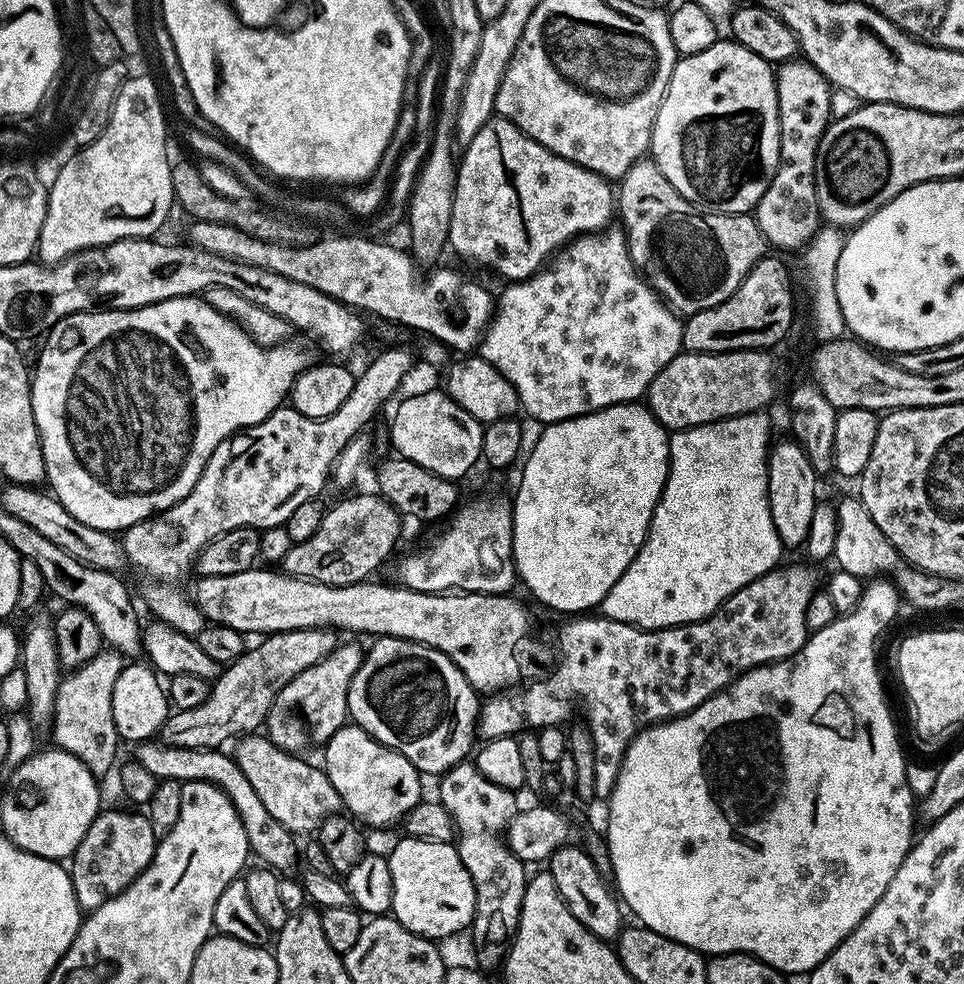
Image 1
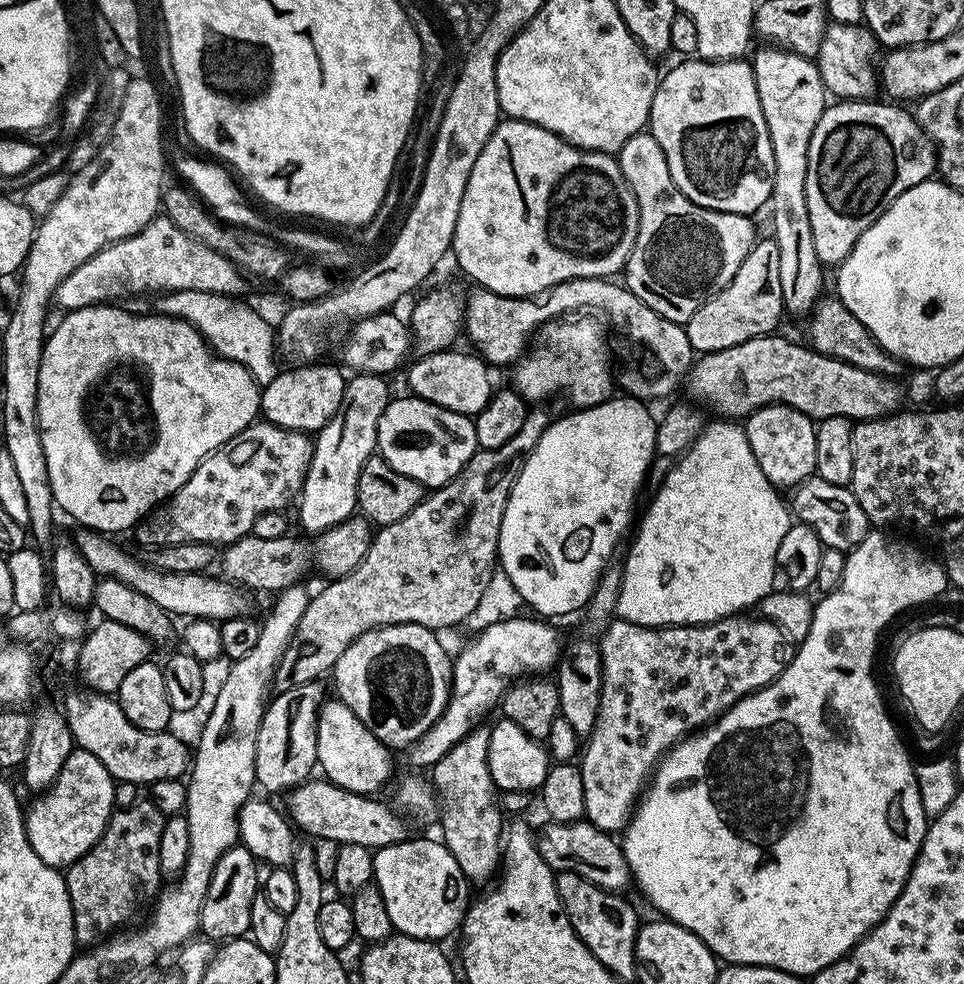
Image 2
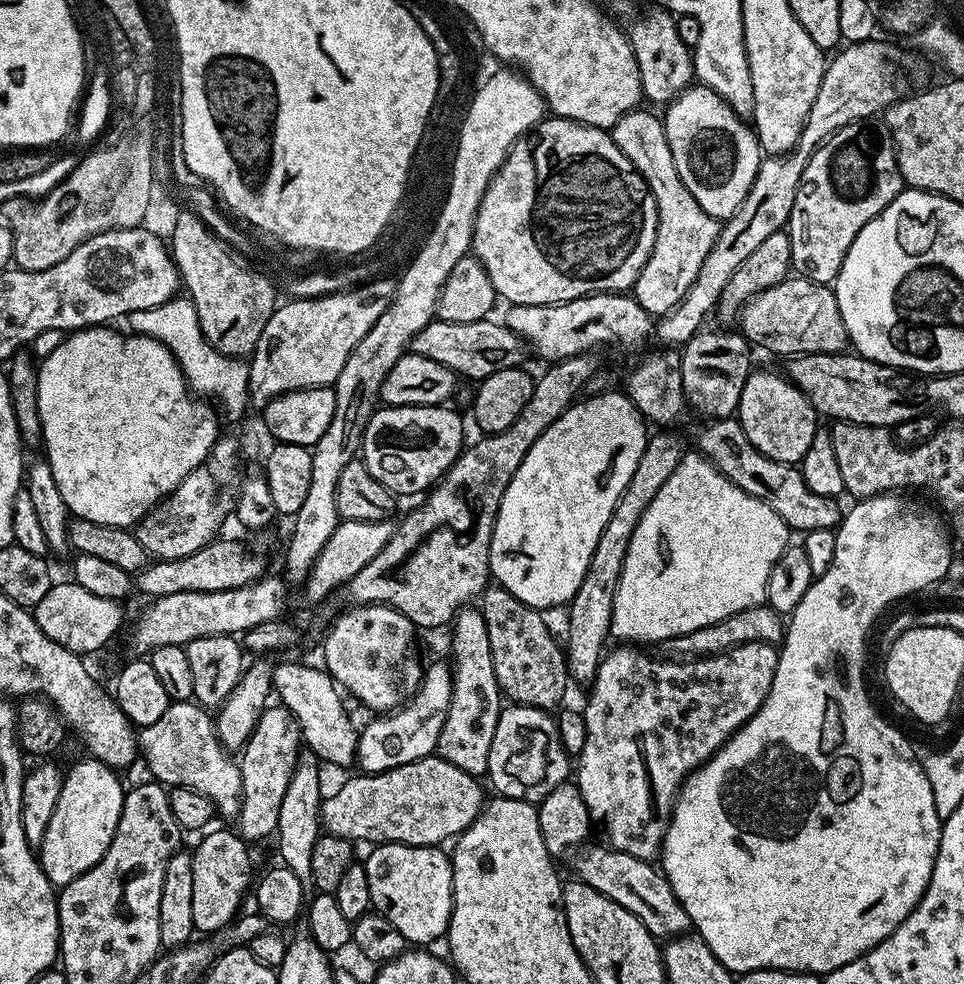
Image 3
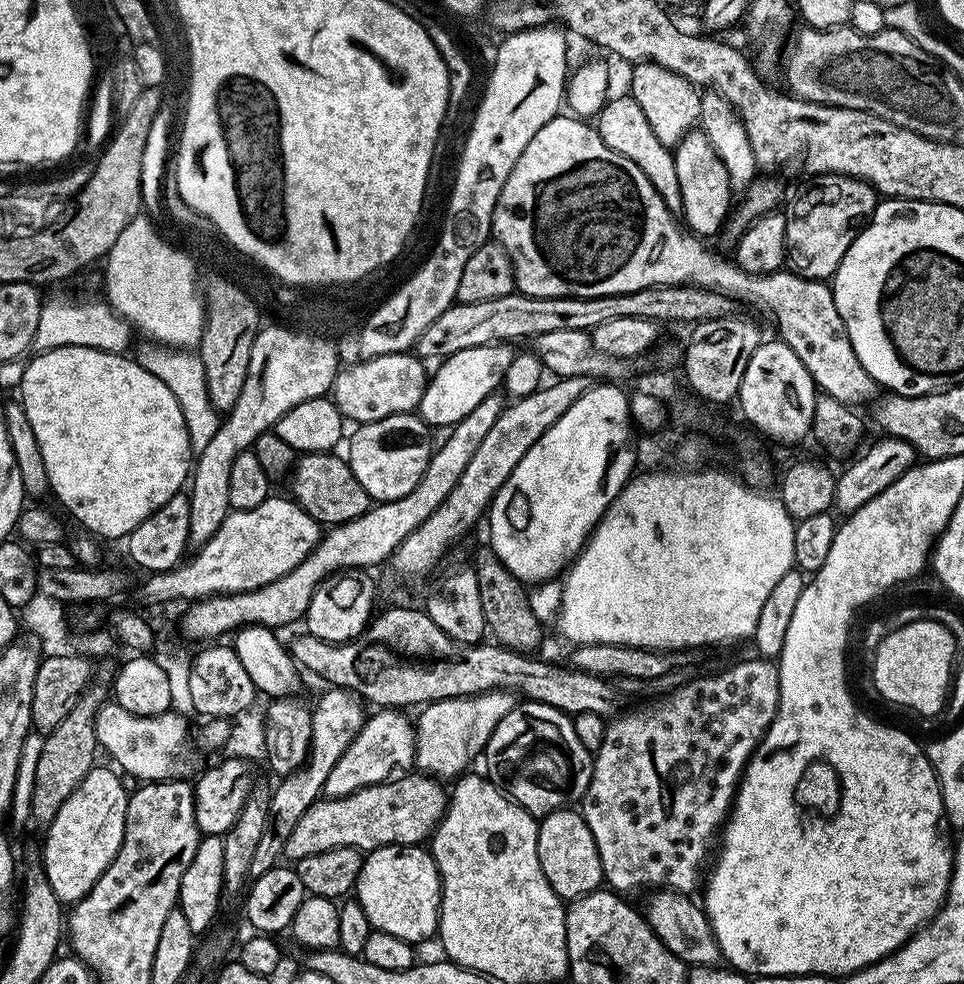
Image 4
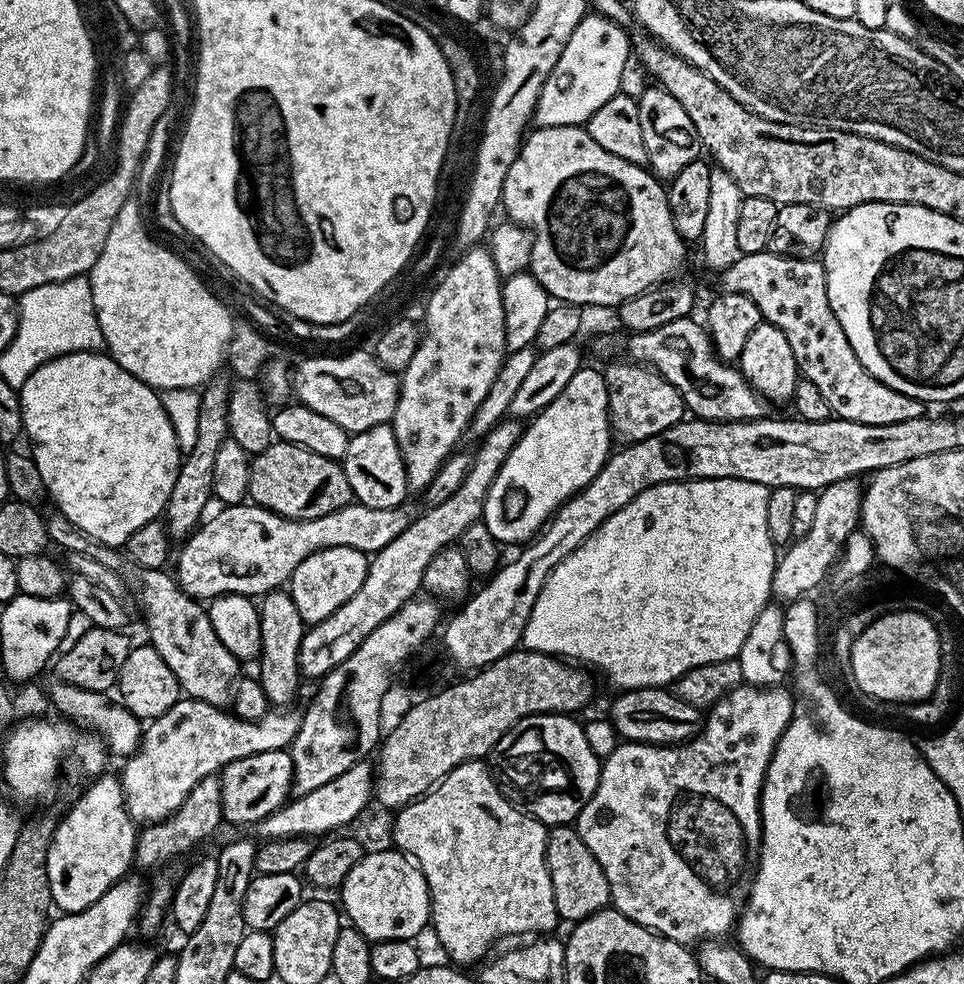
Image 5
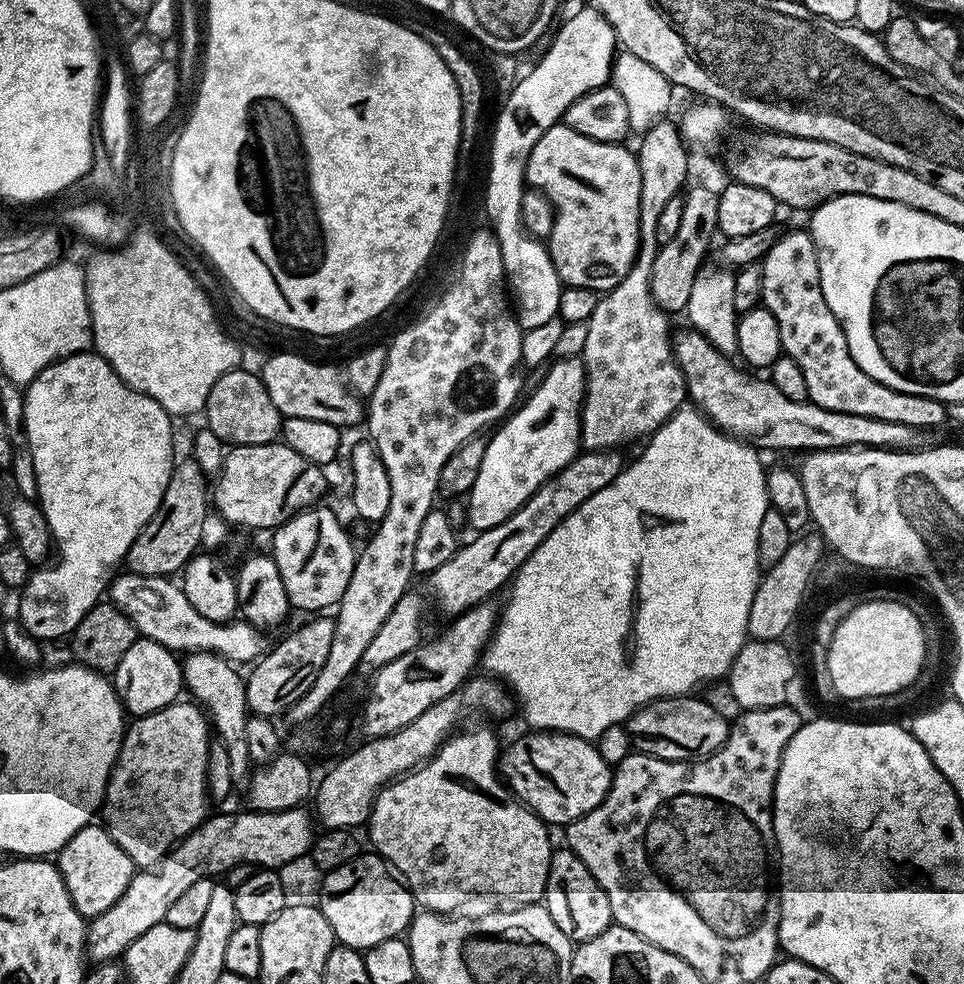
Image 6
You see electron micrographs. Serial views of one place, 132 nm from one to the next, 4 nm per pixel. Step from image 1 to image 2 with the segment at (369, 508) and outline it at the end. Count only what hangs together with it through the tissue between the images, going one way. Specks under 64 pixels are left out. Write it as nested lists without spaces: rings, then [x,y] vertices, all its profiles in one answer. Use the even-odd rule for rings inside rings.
[[[353,514],[338,526],[319,533],[312,548],[304,540],[295,540],[292,534],[282,538],[258,538],[254,535],[243,536],[240,540],[231,541],[225,552],[218,556],[219,575],[233,584],[256,592],[272,592],[279,594],[283,588],[301,583],[305,578],[304,571],[311,566],[312,560],[320,567],[324,578],[335,578],[350,574],[362,558],[366,558],[366,550],[372,545],[374,528],[363,515]]]

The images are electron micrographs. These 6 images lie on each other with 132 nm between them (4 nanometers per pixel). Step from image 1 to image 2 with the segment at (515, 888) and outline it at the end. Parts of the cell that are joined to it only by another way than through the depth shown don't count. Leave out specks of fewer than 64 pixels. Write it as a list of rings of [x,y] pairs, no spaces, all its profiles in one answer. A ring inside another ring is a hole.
[[[477,726],[430,769],[430,780],[439,799],[438,824],[444,827],[442,843],[450,850],[450,854],[454,854],[454,862],[458,862],[462,874],[473,885],[484,883],[487,885],[489,883],[487,880],[497,875],[502,864],[502,837],[506,832],[506,816],[498,807],[498,789],[490,774],[489,746],[489,729]]]

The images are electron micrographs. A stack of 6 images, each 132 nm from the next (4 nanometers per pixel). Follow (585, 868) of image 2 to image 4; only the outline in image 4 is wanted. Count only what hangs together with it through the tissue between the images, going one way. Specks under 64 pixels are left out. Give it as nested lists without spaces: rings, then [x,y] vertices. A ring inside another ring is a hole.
[[[661,888],[653,893],[648,905],[642,908],[642,915],[662,946],[666,946],[666,950],[670,950],[670,954],[674,954],[686,966],[710,968],[719,965],[722,960],[720,947],[703,907],[697,901],[695,904],[691,895],[676,892],[673,888]]]

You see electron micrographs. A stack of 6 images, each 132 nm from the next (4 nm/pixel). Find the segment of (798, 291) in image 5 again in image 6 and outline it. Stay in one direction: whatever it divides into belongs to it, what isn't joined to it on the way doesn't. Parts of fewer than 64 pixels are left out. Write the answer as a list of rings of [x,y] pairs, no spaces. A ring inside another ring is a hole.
[[[788,232],[781,235],[770,251],[764,255],[762,261],[762,304],[774,314],[780,331],[780,346],[783,355],[798,362],[798,370],[802,370],[802,378],[806,378],[806,390],[808,399],[813,404],[822,406],[826,410],[838,410],[842,414],[862,414],[870,418],[882,418],[882,422],[902,422],[902,426],[914,426],[921,430],[936,428],[946,420],[946,405],[942,400],[926,398],[925,396],[907,396],[905,392],[899,392],[888,388],[885,384],[879,384],[870,374],[866,374],[854,362],[854,358],[848,349],[846,334],[838,322],[838,318],[826,306],[826,298],[822,294],[820,285],[820,267],[818,266],[818,254],[816,244],[811,235],[804,232]]]

